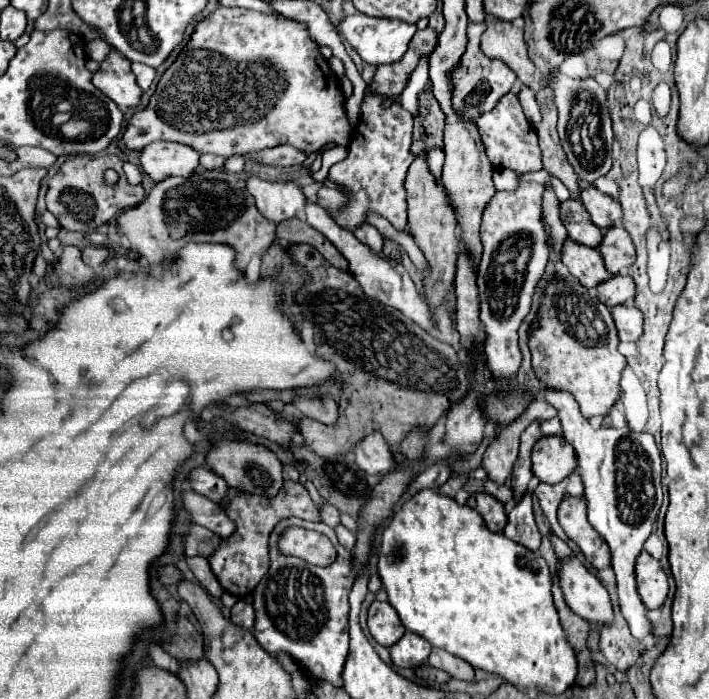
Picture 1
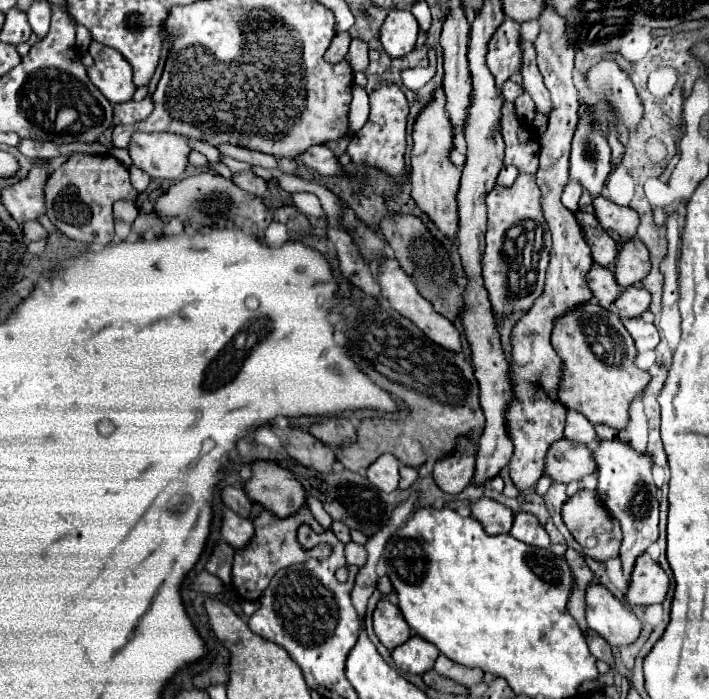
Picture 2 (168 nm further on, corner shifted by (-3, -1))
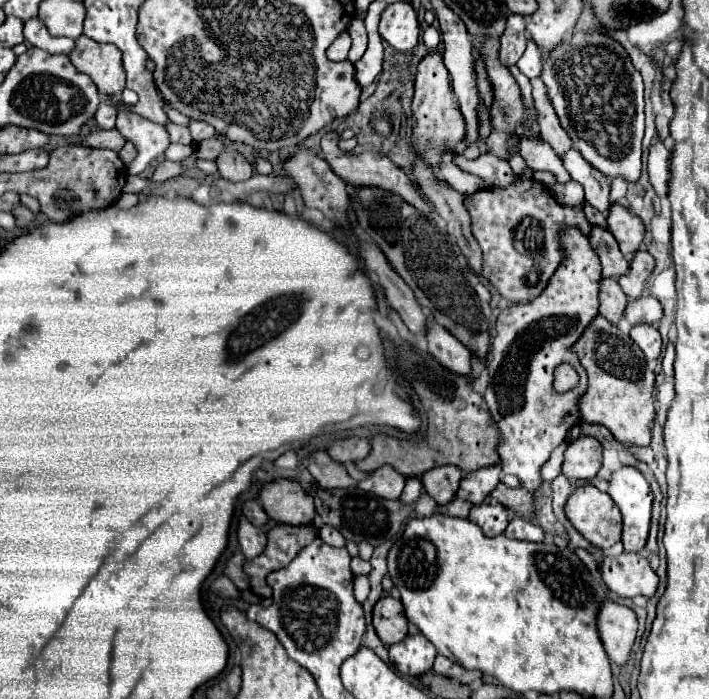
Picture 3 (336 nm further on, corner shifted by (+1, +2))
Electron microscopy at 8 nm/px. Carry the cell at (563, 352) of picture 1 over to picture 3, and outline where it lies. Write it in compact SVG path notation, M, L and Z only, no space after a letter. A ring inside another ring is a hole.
M598 315L590 321L580 341L572 345L572 353L580 359L588 373L588 389L580 397L580 421L608 427L622 443L648 445L648 423L656 417L652 399L654 373L646 367L646 357L640 347L630 339L630 335L620 333L614 323Z

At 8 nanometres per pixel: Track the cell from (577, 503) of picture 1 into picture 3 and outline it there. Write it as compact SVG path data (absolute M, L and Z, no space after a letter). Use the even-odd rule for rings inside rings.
M582 485L568 497L566 517L584 539L602 551L620 541L620 511L608 493L594 485Z

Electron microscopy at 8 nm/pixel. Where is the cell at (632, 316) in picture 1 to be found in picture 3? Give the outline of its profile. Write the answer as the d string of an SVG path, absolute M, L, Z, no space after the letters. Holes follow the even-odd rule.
M634 325L630 329L630 337L634 339L634 343L644 351L646 359L658 359L660 357L660 347L662 347L662 339L660 333L654 325Z

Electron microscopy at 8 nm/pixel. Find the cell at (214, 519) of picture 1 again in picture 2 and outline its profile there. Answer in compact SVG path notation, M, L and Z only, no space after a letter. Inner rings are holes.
M224 510L224 522L222 522L222 538L234 546L236 550L246 548L254 536L254 524L252 520L246 520L238 516L232 510Z

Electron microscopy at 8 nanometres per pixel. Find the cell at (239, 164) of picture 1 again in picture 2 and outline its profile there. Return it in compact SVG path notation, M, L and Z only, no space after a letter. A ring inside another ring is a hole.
M187 137L189 146L192 150L196 150L202 154L204 154L210 163L219 163L220 157L222 154L219 152L217 148L210 145L208 142L204 142L202 140L194 139L191 137Z

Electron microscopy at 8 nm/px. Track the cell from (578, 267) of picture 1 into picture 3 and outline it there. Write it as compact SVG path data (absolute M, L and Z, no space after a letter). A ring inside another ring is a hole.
M602 277L600 279L600 315L604 315L612 323L618 323L626 303L628 299L620 289L620 285L616 283L616 279Z

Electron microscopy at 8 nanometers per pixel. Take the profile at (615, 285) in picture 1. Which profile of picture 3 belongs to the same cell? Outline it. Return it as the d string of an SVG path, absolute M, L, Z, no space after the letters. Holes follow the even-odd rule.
M644 295L644 297L628 301L628 305L624 309L624 319L630 321L630 325L636 325L636 323L658 323L660 317L662 317L662 307L650 295Z

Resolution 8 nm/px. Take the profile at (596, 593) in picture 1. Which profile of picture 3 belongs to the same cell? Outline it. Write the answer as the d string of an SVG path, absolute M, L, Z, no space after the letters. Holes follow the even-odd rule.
M604 601L598 611L596 627L600 631L602 645L616 665L624 665L636 639L638 617L630 607L612 601Z

